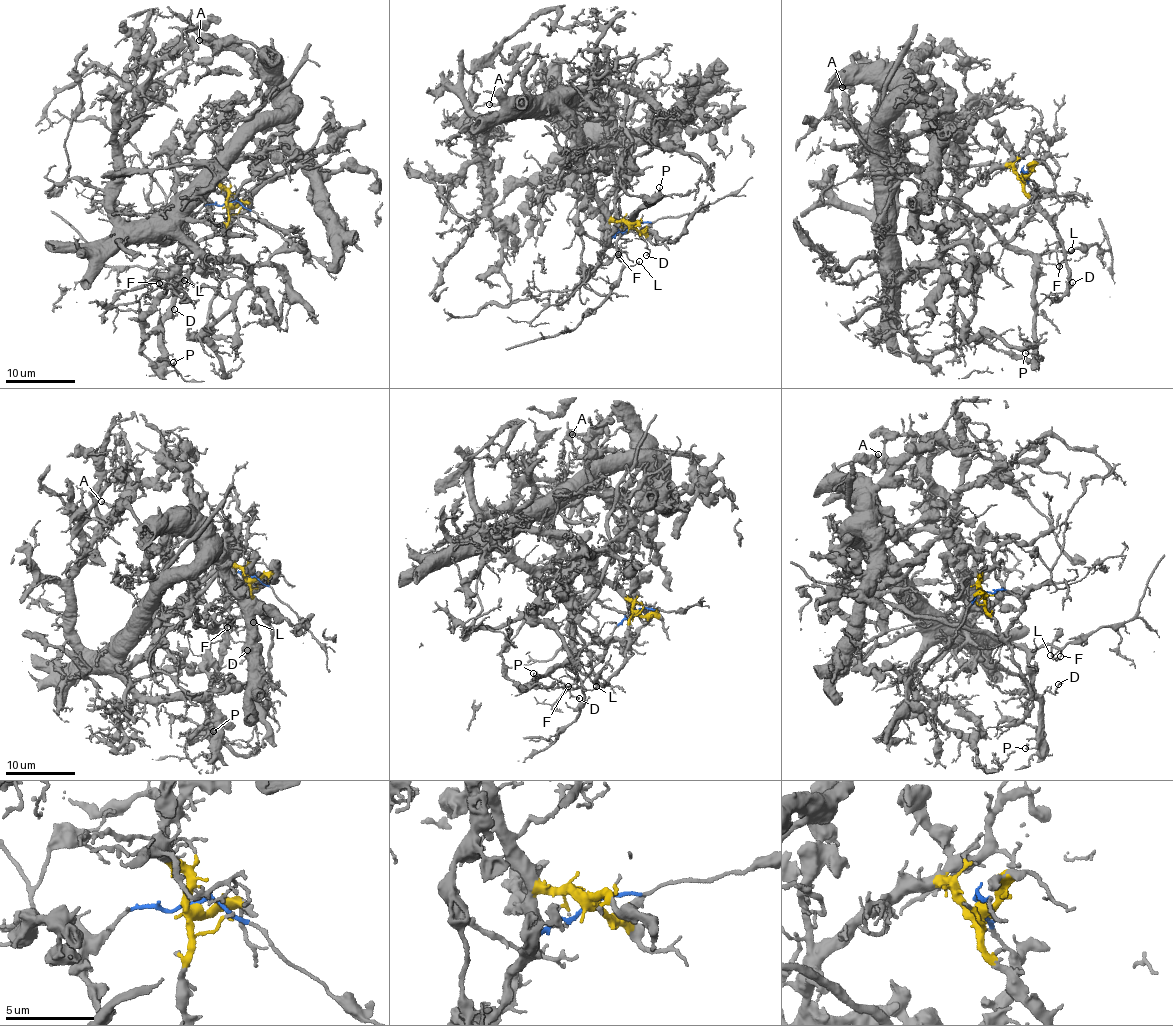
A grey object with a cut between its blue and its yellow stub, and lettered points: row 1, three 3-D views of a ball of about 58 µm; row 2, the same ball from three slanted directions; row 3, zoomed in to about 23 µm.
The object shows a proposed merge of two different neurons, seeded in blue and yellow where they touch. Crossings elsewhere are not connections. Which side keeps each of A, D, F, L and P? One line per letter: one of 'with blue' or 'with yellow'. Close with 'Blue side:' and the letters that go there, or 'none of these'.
A: with yellow
D: with blue
F: with blue
L: with blue
P: with blue
Blue side: D, F, L, P

